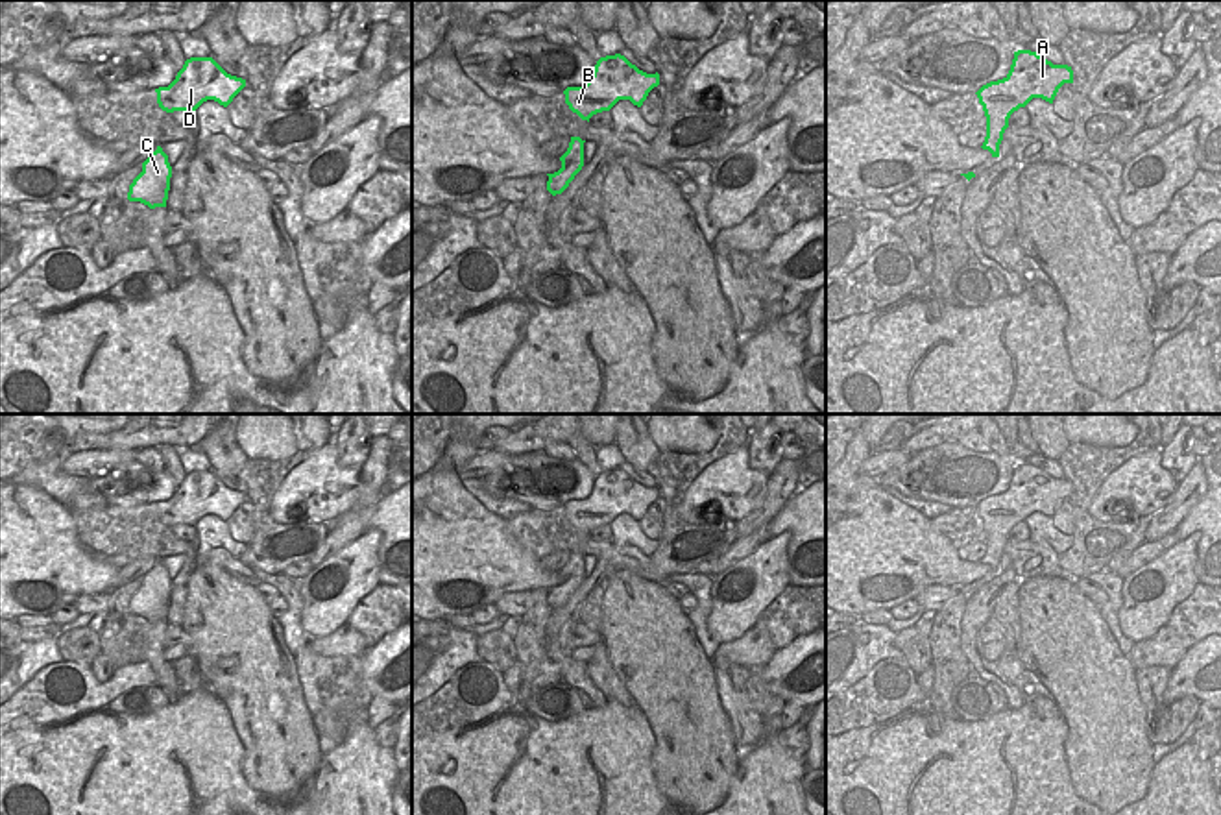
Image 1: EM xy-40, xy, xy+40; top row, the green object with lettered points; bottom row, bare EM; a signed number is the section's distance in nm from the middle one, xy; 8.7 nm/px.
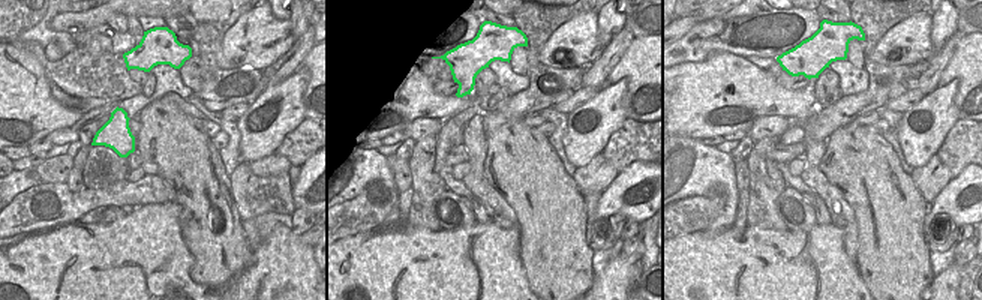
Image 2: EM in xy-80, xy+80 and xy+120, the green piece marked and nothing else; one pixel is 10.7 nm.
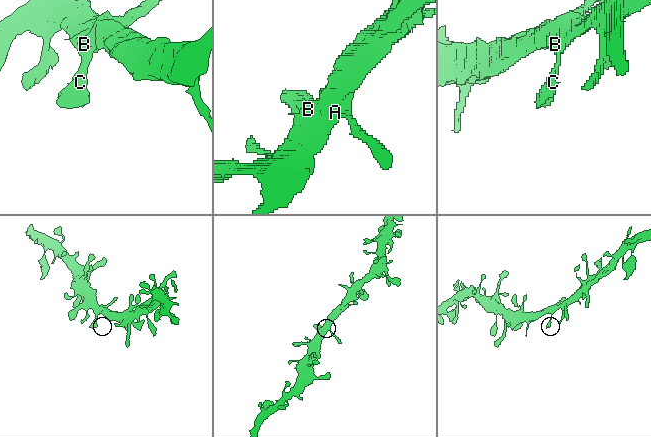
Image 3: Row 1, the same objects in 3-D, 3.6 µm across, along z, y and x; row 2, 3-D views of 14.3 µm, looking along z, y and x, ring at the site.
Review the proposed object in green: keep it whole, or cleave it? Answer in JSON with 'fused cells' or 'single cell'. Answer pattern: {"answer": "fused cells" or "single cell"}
{"answer": "single cell"}

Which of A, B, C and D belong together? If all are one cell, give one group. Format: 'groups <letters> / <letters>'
groups A B C D

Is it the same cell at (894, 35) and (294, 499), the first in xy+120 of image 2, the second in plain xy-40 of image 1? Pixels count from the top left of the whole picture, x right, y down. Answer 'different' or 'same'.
same

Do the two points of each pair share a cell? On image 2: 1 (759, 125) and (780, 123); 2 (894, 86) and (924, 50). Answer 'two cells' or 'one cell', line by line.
1: one cell
2: two cells

